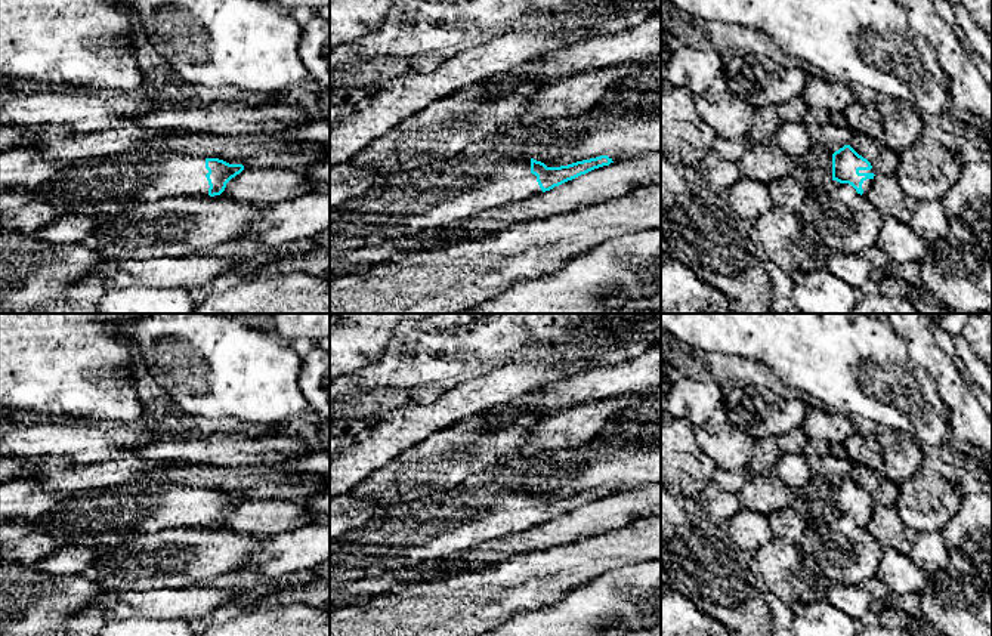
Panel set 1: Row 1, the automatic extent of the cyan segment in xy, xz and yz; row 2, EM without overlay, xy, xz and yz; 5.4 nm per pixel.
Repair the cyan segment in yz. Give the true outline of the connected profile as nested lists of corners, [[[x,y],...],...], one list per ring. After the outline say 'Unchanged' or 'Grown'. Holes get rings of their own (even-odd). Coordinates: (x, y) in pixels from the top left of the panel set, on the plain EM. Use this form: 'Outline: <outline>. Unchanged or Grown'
Outline: [[[844,476],[832,485],[832,512],[849,515],[857,525],[866,528],[874,507],[871,494],[850,476]]]. Grown

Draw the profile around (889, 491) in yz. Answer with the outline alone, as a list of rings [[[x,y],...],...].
[[[856,464],[850,478],[871,494],[874,506],[896,506],[900,493],[899,485],[891,482],[883,472],[877,473],[863,464]]]

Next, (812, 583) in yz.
[[[773,535],[754,558],[766,587],[789,606],[826,599],[832,583],[801,546]]]

